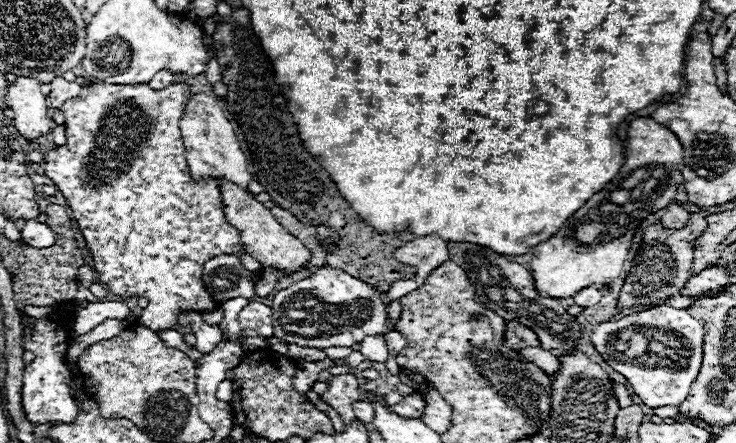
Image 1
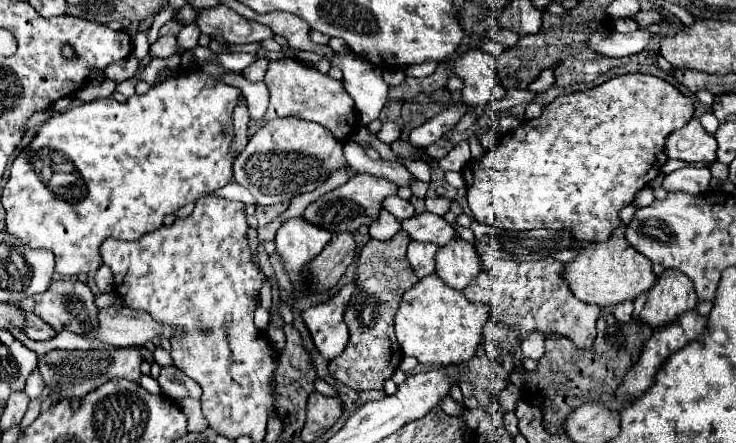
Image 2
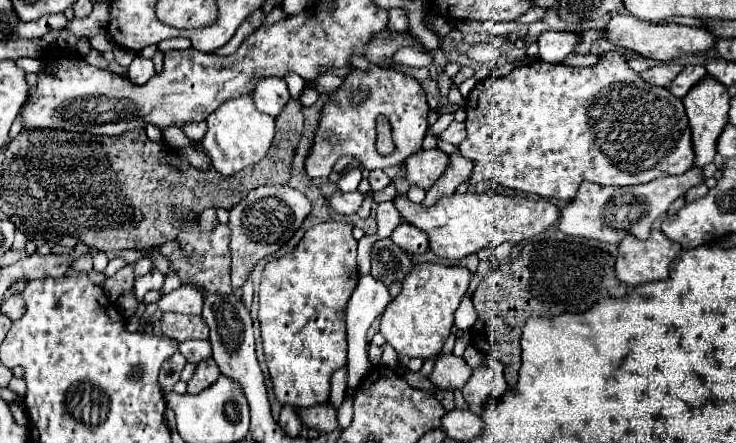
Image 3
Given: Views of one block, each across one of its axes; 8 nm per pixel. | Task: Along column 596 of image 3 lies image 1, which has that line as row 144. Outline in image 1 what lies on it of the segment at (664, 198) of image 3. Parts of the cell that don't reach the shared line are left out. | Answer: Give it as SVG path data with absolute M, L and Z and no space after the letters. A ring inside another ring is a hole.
M204 92L194 94L186 104L184 116L180 120L180 130L182 130L182 140L186 146L186 160L190 164L190 174L194 180L214 178L220 182L222 178L226 178L248 192L248 184L250 184L252 176L246 168L248 166L246 156L240 148L238 136L236 136L230 120L224 118L224 112L214 98L210 98Z

